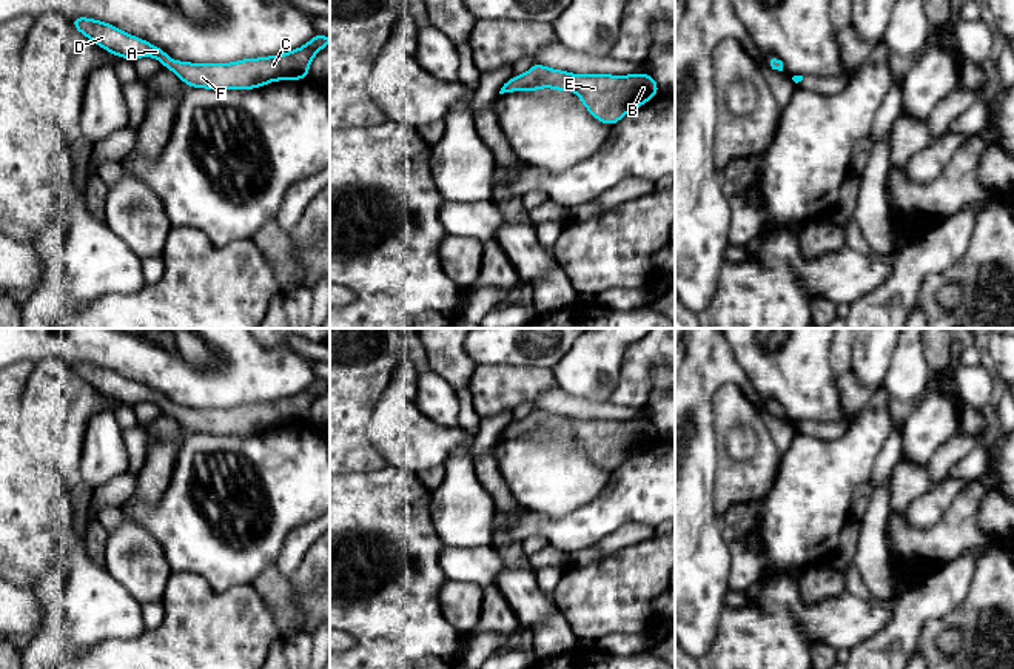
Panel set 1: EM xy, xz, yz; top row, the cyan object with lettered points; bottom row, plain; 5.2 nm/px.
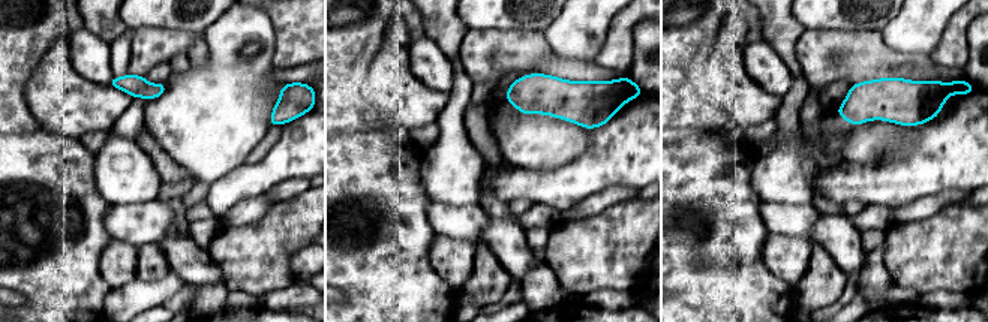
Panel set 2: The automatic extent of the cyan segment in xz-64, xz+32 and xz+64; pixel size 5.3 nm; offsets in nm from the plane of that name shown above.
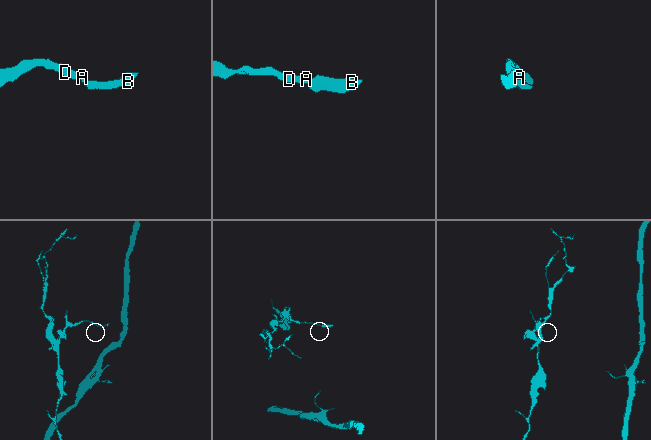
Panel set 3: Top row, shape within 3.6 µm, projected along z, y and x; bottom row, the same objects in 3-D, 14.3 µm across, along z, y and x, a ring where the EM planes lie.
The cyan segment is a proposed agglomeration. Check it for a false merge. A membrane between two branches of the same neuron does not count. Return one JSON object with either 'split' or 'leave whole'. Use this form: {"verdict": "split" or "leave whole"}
{"verdict": "leave whole"}

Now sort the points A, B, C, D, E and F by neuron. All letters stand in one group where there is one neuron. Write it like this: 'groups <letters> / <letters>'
groups A B C D E F

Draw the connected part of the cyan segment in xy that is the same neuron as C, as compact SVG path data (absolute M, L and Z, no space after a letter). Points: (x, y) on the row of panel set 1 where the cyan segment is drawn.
M76 17L71 23L80 34L114 55L133 62L139 57L154 57L180 82L206 89L253 89L276 80L307 79L313 57L330 43L330 37L316 34L304 46L285 54L231 63L190 63L171 60L163 49L106 22Z

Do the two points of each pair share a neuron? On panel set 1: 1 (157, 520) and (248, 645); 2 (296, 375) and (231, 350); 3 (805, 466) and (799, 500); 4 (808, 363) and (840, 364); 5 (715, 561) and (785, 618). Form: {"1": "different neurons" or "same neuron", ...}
{"1": "different neurons", "2": "same neuron", "3": "same neuron", "4": "different neurons", "5": "different neurons"}

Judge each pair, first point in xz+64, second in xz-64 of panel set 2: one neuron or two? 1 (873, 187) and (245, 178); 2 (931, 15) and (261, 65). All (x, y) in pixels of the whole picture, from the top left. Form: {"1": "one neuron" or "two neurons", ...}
{"1": "one neuron", "2": "one neuron"}

